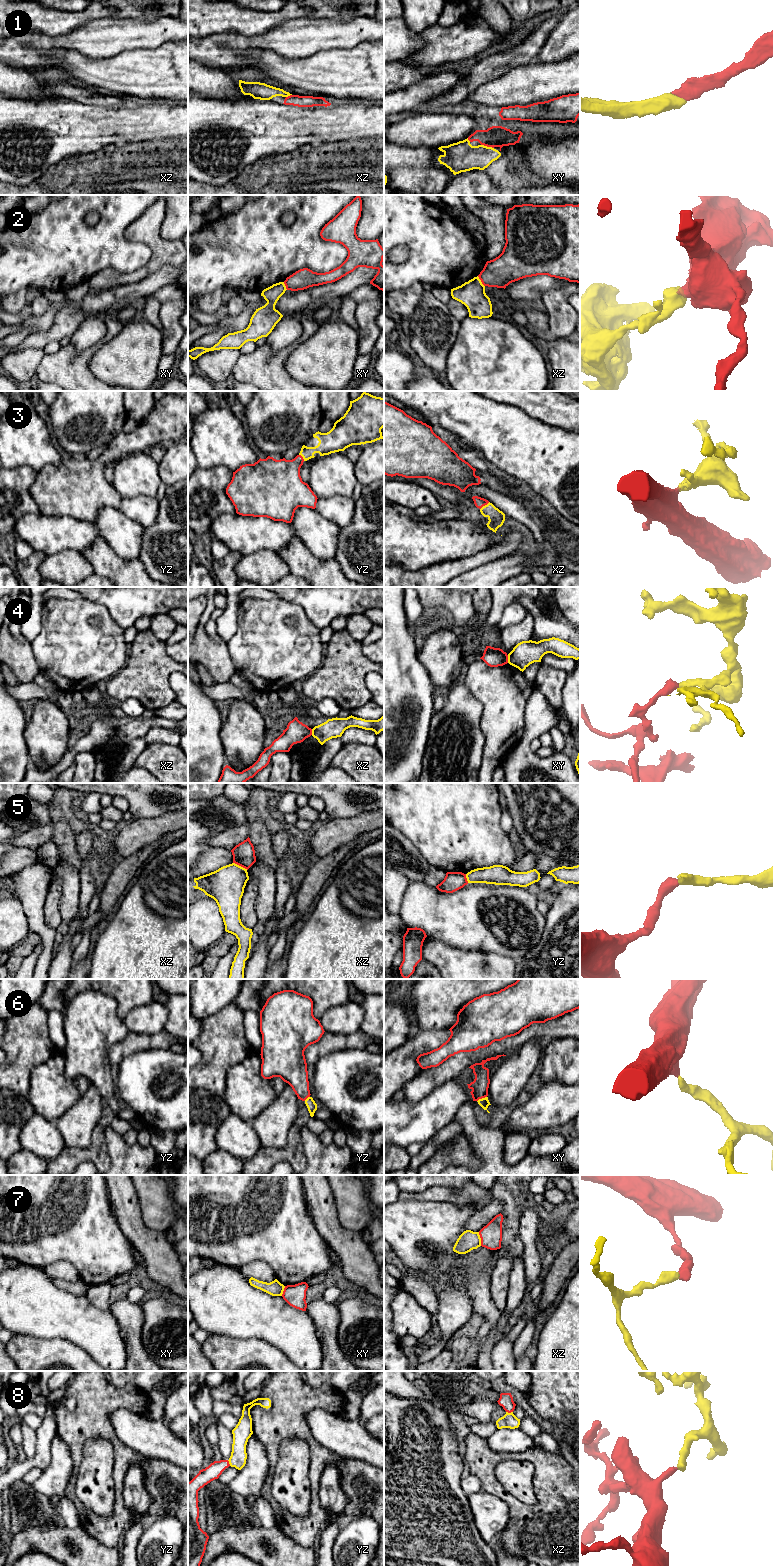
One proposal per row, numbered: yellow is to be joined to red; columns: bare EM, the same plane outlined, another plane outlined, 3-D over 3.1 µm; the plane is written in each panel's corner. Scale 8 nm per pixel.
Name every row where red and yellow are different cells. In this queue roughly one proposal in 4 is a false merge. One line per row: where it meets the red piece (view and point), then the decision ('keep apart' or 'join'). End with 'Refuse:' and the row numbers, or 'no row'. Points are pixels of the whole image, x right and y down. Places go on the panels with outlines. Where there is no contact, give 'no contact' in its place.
1: meets red in xy at (487, 146); join
2: meets red in xz at (481, 281); keep apart
3: meets red in xz at (484, 505); join
4: meets red in xy at (507, 659); keep apart
5: meets red in xz at (240, 865); keep apart
6: meets red in xy at (481, 1098); join
7: meets red in xz at (481, 1239); keep apart
8: meets red in xz at (509, 1412); join
Refuse: 2, 4, 5, 7

